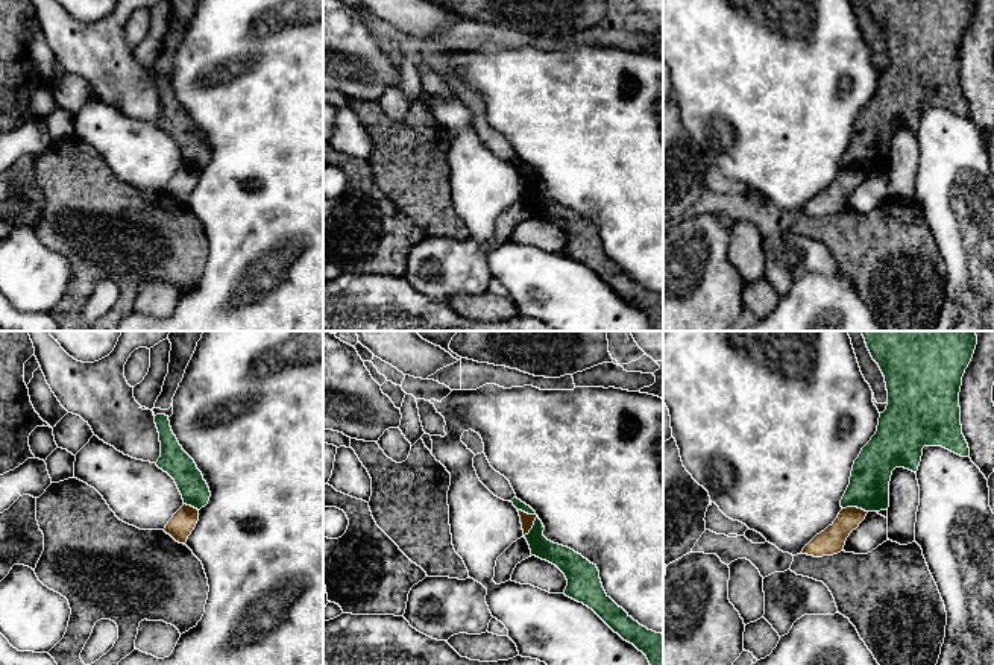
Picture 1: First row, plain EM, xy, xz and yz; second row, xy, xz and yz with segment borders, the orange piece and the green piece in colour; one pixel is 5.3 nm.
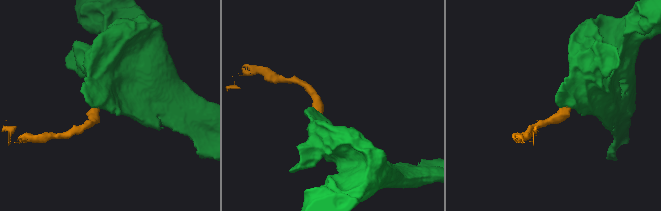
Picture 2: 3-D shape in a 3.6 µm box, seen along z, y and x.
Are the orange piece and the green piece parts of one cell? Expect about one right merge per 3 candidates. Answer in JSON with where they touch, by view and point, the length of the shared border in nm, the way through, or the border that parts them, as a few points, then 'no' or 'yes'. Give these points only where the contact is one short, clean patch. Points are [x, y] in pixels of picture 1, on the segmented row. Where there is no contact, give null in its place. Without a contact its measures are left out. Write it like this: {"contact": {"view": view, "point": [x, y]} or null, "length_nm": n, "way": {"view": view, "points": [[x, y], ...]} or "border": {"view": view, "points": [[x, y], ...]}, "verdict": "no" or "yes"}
{"contact": {"view": "xz", "point": [536, 516]}, "length_nm": 150, "border": {"view": "xz", "points": [[518, 509], [536, 516], [533, 527], [524, 535]]}, "verdict": "no"}

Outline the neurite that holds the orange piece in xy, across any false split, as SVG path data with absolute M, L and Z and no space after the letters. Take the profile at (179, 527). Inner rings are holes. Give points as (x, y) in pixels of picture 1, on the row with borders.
M184 504L168 521L164 531L170 534L176 542L185 545L197 521L199 521L199 510Z

